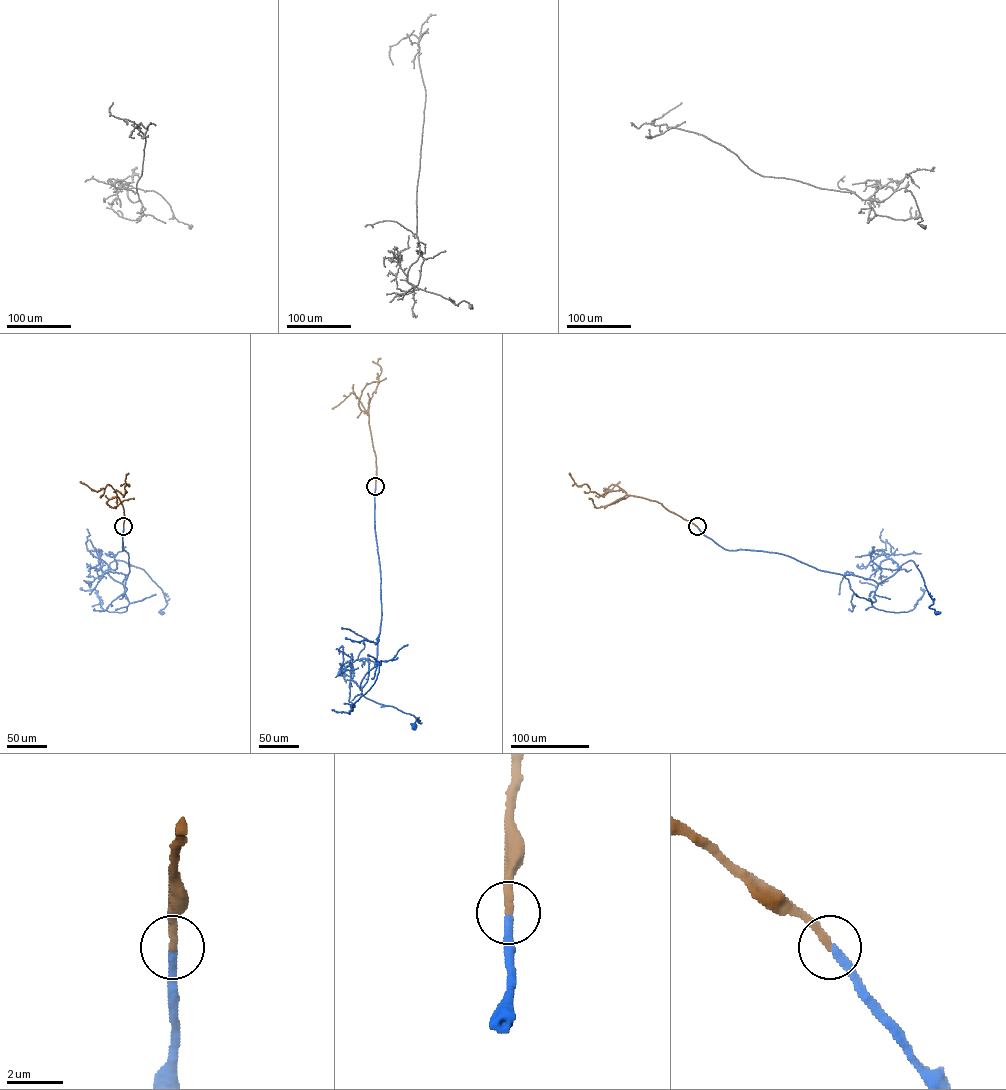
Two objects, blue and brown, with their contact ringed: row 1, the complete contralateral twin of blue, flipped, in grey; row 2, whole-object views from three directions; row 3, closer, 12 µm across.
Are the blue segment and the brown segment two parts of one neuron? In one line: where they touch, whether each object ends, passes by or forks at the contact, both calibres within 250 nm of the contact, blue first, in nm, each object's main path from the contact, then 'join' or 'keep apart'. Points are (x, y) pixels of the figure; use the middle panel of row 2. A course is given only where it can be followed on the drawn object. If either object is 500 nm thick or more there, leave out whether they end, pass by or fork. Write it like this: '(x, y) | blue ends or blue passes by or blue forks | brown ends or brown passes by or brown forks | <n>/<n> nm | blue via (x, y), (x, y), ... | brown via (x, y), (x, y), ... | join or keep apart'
(375, 486) | blue ends | brown ends | 320/280 nm | blue via (375, 486), (381, 616), (374, 666), (360, 689), (368, 699), (409, 713), (419, 722), (417, 718), (414, 725) | brown via (375, 486), (376, 458), (366, 411), (381, 371), (377, 363), (380, 358) | join

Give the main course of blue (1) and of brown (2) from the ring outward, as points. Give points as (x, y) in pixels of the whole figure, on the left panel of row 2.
1: (123, 526), (129, 571), (122, 583), (109, 575), (116, 560), (143, 569), (163, 593), (162, 613)
2: (123, 526), (123, 508), (114, 490), (124, 495), (124, 487), (129, 485), (125, 482), (128, 473)

